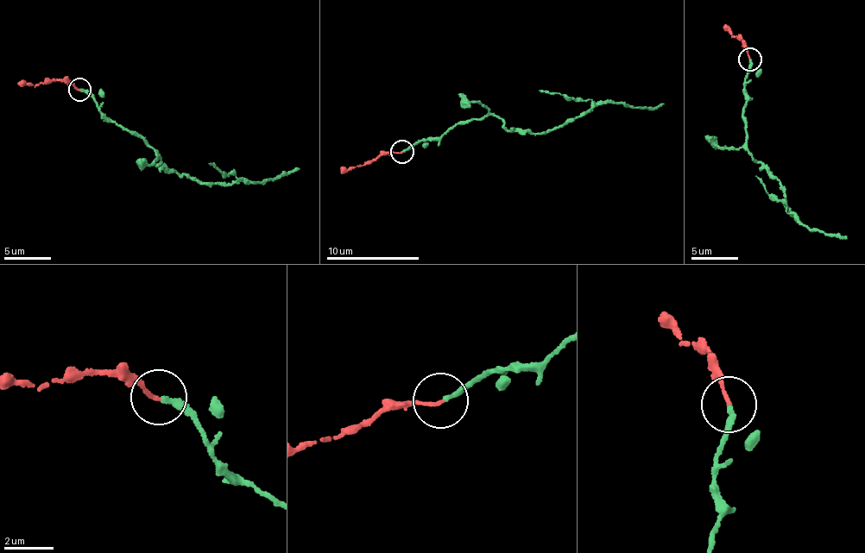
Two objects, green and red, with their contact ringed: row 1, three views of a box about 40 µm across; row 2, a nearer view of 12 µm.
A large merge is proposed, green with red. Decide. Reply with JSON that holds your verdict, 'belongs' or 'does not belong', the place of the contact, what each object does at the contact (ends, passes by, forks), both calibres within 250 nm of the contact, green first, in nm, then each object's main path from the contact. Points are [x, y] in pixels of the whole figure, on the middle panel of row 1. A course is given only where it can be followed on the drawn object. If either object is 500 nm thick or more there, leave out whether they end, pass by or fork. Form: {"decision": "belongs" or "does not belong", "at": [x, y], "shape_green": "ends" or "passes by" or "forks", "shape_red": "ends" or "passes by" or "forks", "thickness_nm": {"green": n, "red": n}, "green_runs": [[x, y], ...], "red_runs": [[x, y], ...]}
{"decision": "belongs", "at": [401, 151], "shape_green": "ends", "shape_red": "ends", "thickness_nm": {"green": 240, "red": 140}, "green_runs": [[402, 152], [488, 114], [496, 116], [503, 124], [539, 134], [607, 102], [648, 109], [664, 104]], "red_runs": [[402, 152], [388, 153], [341, 172]]}

